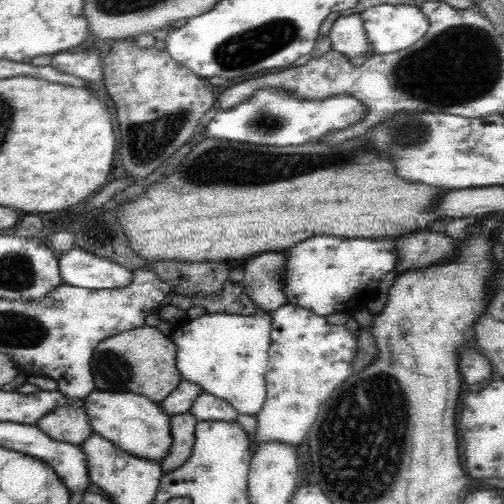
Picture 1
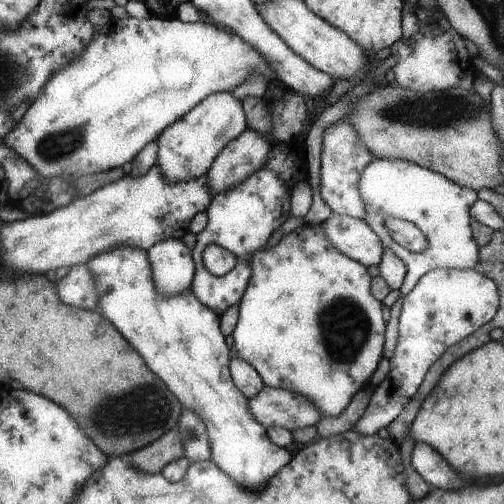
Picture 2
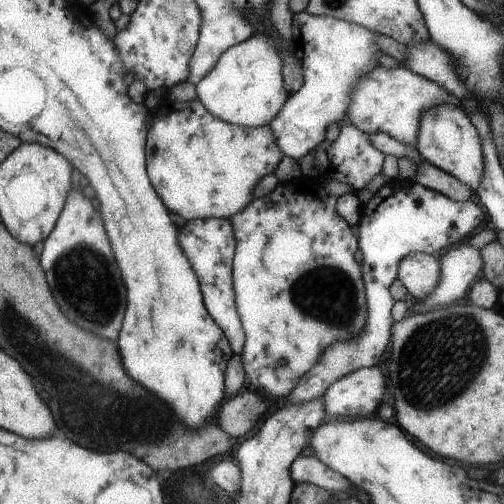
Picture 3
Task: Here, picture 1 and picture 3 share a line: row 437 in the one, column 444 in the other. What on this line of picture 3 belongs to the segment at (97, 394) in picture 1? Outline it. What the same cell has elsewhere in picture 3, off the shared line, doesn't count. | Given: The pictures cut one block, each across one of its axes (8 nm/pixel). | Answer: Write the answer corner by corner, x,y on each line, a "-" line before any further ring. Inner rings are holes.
439,104
435,108
427,108
419,116
415,148
419,150
423,162
437,166
441,172
447,172
449,176
455,176
459,182
477,190
483,174
483,152
479,144
479,134
467,114
459,108
459,104

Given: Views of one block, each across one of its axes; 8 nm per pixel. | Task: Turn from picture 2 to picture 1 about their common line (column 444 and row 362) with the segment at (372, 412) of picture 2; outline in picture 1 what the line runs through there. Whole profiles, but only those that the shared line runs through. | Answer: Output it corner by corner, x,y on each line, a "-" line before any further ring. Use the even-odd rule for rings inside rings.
284,304
268,314
272,316
270,362
266,370
268,398
256,418
258,426
252,436
256,444
284,442
298,446
314,426
330,394
354,374
356,332
352,334
346,326
332,326
324,316
294,304

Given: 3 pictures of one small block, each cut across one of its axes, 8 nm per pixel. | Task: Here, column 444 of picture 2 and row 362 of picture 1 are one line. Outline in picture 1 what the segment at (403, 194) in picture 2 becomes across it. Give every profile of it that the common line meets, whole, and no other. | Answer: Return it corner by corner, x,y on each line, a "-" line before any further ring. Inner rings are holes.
216,312
216,314
204,314
198,320
184,320
174,330
170,340
176,344
176,368
186,382
198,384
206,394
212,394
216,398
226,400
238,414
254,416
258,418
266,398
268,398
268,386
266,386
266,370
270,362
270,332
272,332
272,316
268,312
256,312
254,316
238,316
228,312

